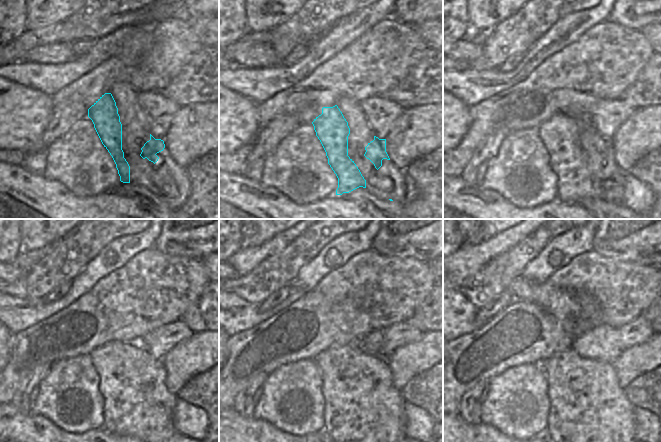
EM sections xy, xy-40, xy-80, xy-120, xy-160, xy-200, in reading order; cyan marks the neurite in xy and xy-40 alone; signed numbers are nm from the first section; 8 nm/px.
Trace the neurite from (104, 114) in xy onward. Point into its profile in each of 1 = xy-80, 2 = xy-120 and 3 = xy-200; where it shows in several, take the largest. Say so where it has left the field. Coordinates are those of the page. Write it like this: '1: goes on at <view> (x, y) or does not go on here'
1: goes on at xy-80 (580, 174)
2: goes on at xy-120 (137, 402)
3: goes on at xy-200 (591, 421)

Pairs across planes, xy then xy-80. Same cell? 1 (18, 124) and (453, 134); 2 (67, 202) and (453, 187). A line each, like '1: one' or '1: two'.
1: one
2: one

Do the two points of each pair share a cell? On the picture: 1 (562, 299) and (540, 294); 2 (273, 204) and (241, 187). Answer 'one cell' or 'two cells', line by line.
1: one cell
2: one cell

